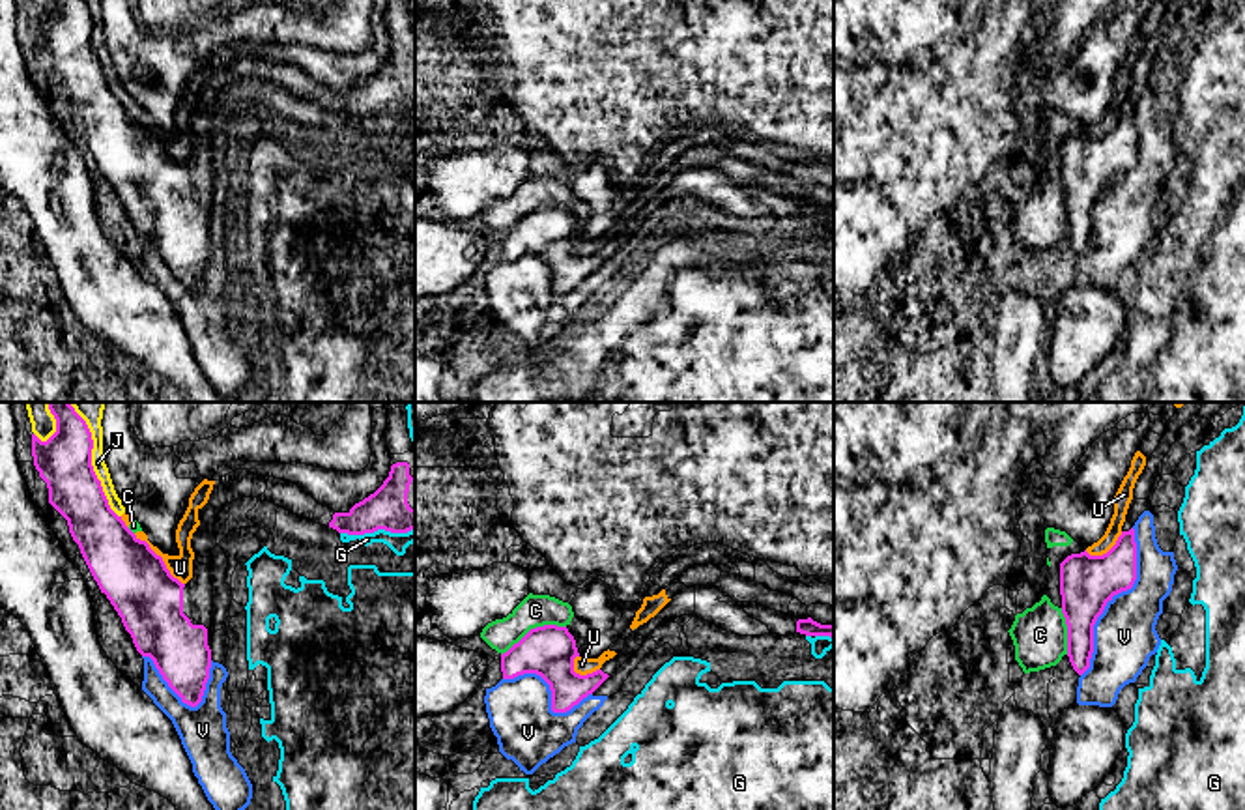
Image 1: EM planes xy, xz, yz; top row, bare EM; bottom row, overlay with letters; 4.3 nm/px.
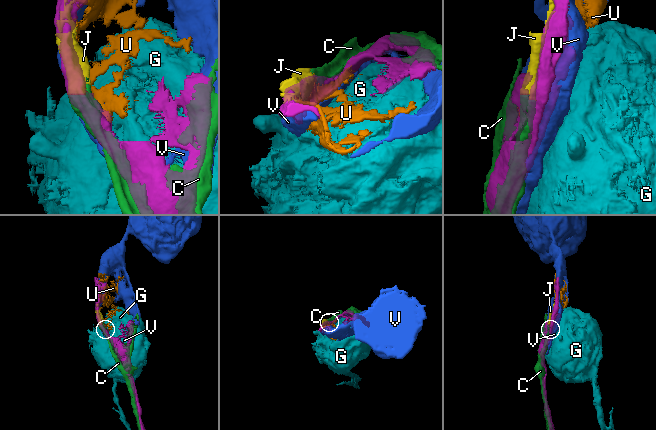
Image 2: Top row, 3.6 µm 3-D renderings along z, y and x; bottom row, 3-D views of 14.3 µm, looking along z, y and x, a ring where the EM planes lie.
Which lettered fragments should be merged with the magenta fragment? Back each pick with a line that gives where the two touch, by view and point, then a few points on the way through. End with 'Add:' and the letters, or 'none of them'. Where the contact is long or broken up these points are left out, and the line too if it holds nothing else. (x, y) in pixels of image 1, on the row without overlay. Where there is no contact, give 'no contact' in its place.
Add: none of them

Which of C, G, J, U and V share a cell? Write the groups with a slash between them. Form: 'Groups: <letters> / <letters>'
Groups: C J U / G / V

